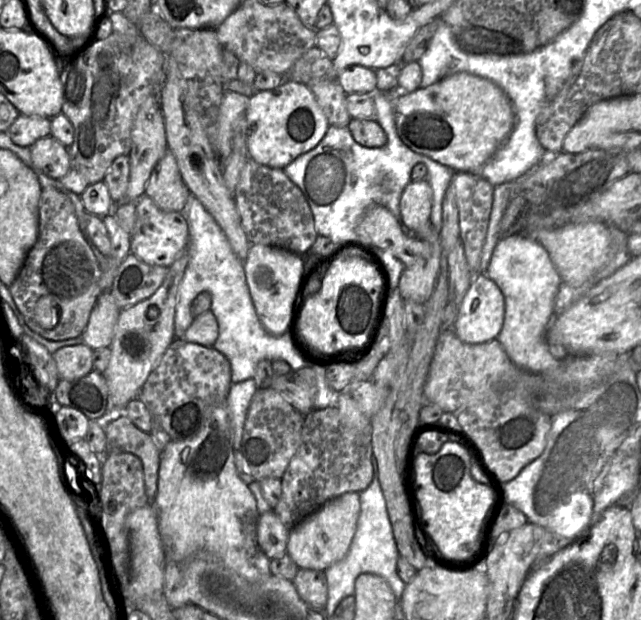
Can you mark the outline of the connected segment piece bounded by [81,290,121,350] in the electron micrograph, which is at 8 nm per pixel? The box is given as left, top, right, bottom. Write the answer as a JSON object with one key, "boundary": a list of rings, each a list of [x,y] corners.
{"boundary":[[[111,291],[102,292],[81,335],[83,343],[93,350],[110,347],[120,312]]]}

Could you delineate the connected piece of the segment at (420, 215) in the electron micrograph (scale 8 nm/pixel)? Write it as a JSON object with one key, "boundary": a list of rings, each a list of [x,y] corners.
{"boundary":[[[427,179],[411,181],[401,194],[399,202],[401,220],[414,235],[430,222],[432,197],[432,189]]]}

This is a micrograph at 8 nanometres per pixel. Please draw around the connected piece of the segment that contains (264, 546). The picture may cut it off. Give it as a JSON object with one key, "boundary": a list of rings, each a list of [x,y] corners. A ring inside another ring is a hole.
{"boundary":[[[272,509],[266,511],[259,517],[257,525],[259,548],[269,559],[282,557],[286,554],[290,530]]]}

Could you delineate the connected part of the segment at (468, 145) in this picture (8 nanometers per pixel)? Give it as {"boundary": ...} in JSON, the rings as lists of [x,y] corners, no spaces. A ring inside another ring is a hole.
{"boundary":[[[458,72],[414,92],[398,90],[394,119],[400,139],[413,151],[450,167],[475,173],[504,143],[514,127],[510,99],[494,82],[467,72]]]}

